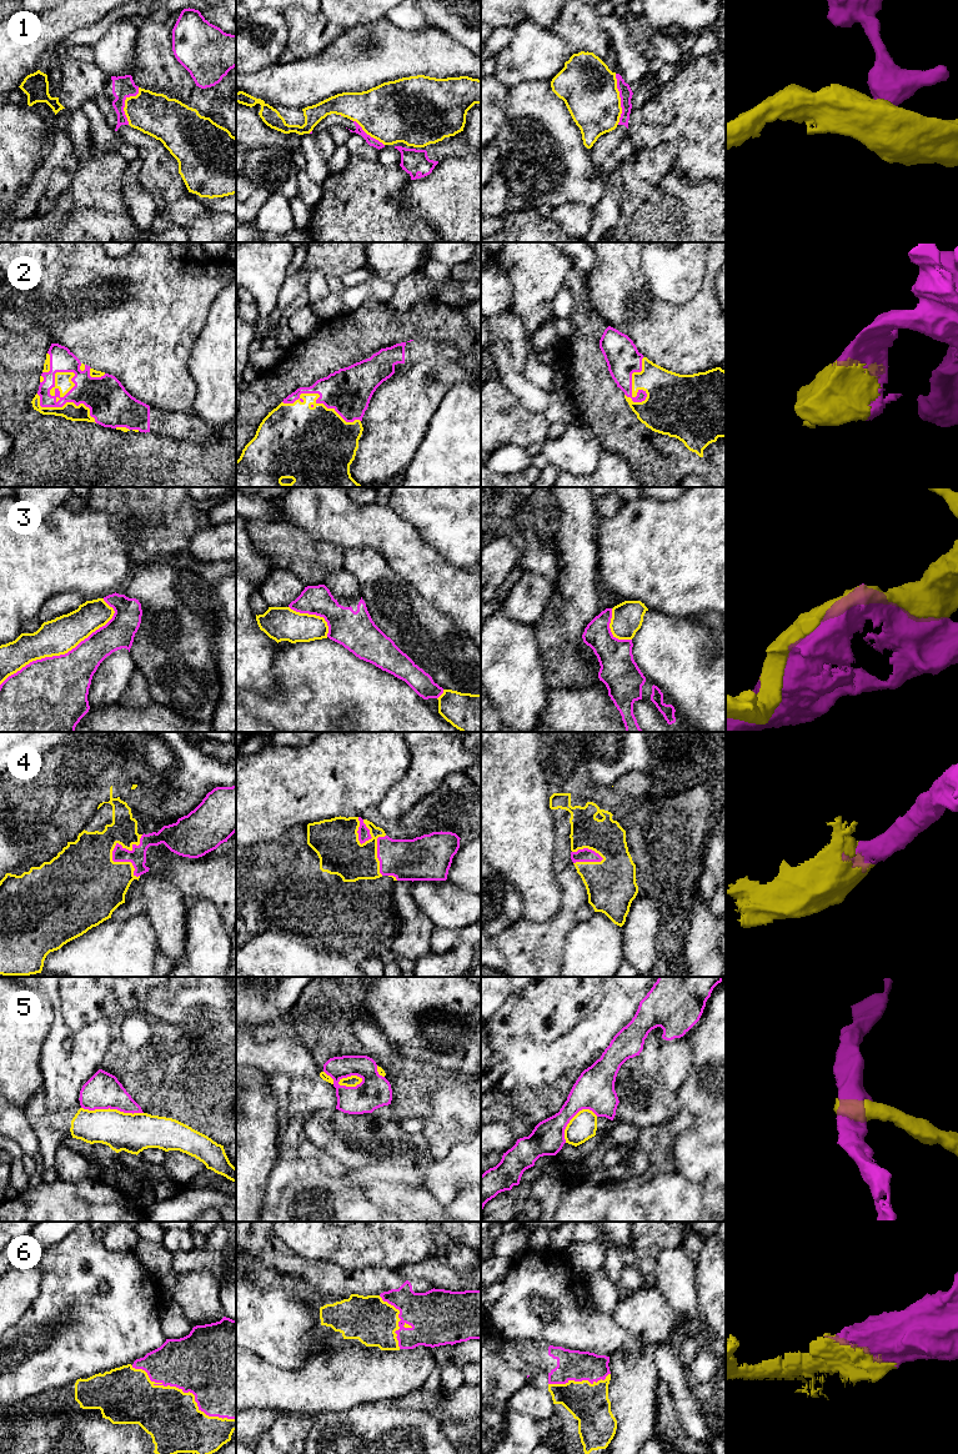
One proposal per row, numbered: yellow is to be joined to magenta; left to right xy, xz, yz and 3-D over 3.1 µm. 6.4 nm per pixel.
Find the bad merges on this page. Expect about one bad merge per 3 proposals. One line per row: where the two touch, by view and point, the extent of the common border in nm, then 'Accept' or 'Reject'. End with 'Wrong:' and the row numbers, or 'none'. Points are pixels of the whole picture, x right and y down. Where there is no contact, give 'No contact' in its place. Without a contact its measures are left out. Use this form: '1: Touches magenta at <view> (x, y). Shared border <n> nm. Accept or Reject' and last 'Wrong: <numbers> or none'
1: Touches magenta at yz (621, 99). Shared border 320 nm. Reject
2: Touches magenta at xz (316, 401). Shared border 500 nm. Accept
3: Touches magenta at xy (60, 655). Shared border 900 nm. Reject
4: Touches magenta at xy (113, 852). Shared border 280 nm. Accept
5: Touches magenta at xy (113, 1108). Shared border 400 nm. Reject
6: Touches magenta at xy (186, 1392). Shared border 750 nm. Accept
Wrong: 1, 3, 5

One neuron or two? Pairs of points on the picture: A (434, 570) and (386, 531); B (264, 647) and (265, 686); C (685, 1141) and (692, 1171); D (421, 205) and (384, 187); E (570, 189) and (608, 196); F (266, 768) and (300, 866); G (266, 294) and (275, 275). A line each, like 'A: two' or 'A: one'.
A: one
B: one
C: one
D: two
E: two
F: two
G: one

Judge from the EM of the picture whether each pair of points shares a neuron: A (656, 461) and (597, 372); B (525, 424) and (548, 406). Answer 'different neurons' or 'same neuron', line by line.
A: same neuron
B: different neurons

